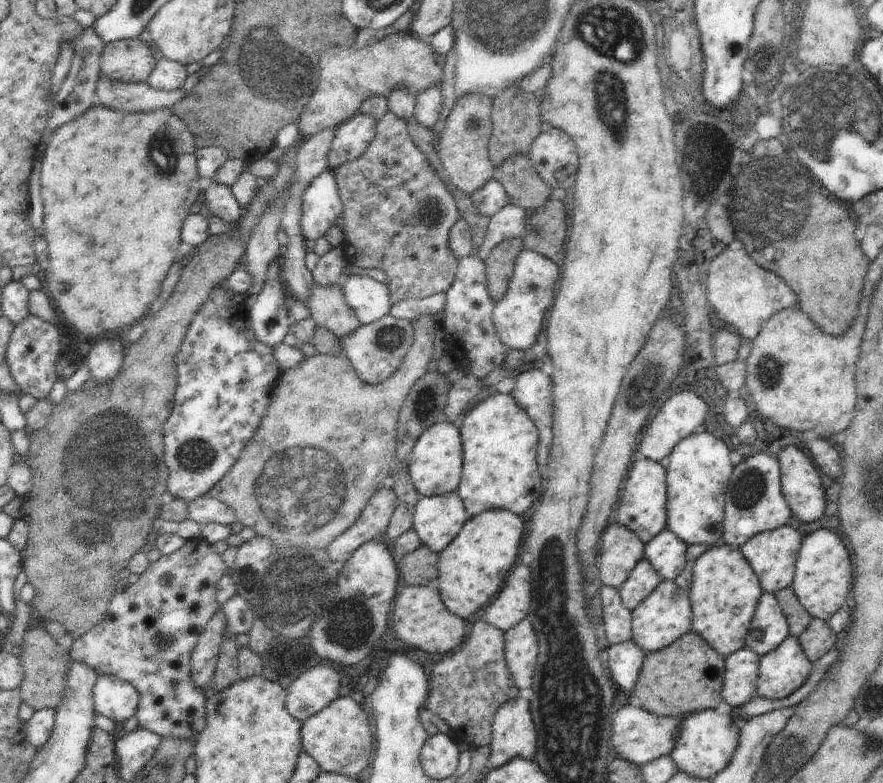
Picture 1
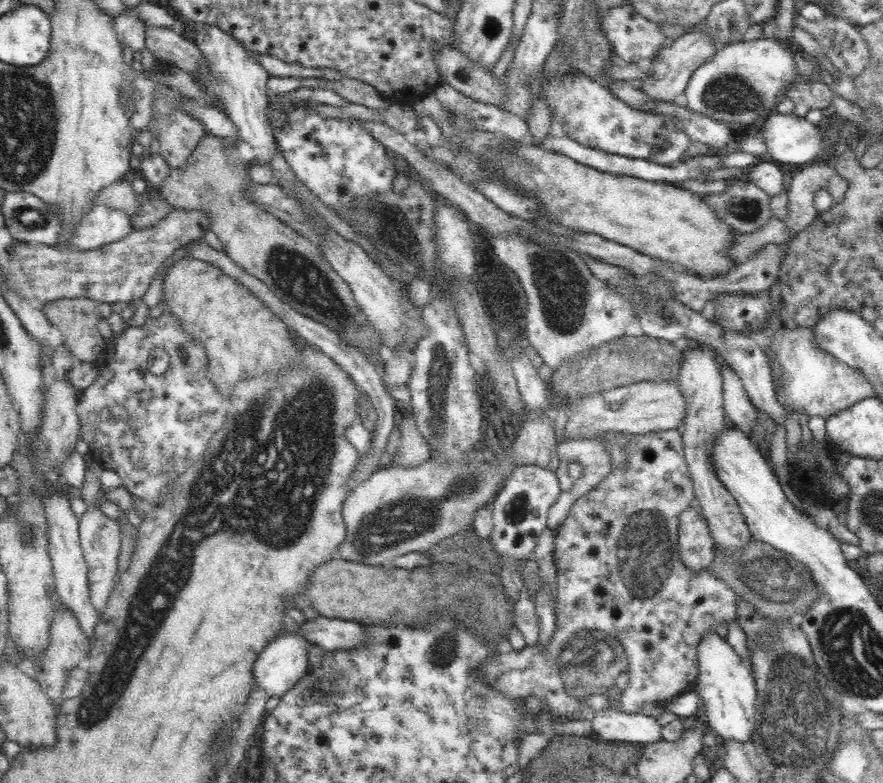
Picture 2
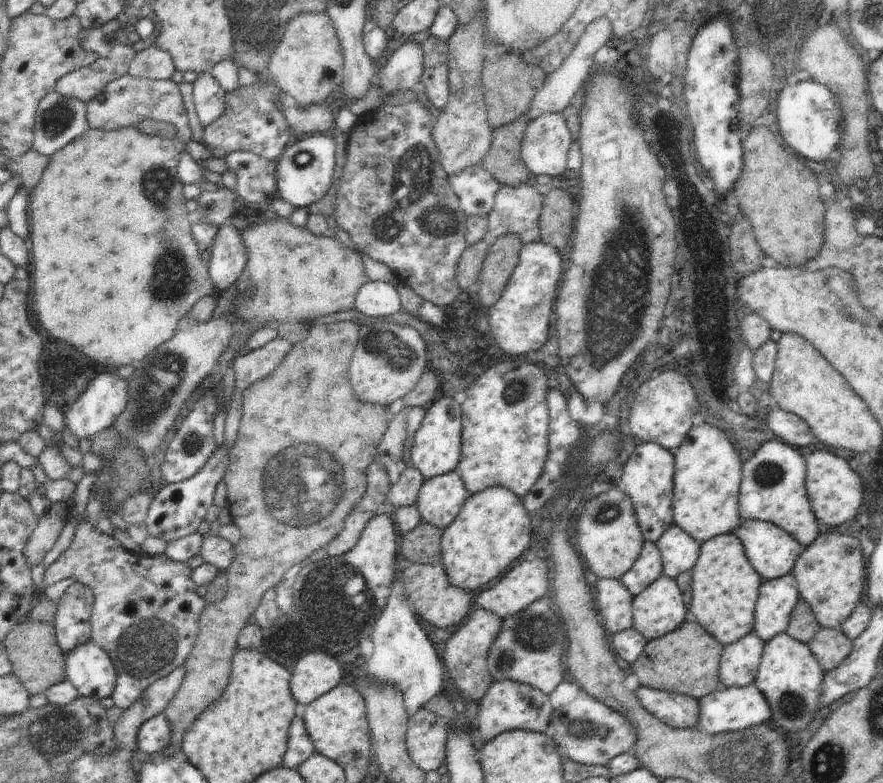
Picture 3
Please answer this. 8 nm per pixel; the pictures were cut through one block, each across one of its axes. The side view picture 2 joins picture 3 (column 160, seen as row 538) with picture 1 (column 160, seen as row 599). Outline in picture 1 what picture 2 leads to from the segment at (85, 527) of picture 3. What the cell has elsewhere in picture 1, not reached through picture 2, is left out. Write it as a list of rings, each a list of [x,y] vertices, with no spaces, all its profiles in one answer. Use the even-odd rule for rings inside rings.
[[[199,536],[186,540],[176,552],[161,555],[156,562],[151,562],[135,584],[114,594],[102,622],[73,642],[69,649],[72,662],[90,666],[98,677],[115,676],[134,685],[140,694],[135,717],[141,729],[148,729],[164,738],[181,735],[192,742],[197,741],[206,728],[207,702],[205,688],[196,686],[190,678],[190,659],[200,635],[220,609],[216,601],[217,585],[228,572],[222,553],[217,553],[204,538]]]

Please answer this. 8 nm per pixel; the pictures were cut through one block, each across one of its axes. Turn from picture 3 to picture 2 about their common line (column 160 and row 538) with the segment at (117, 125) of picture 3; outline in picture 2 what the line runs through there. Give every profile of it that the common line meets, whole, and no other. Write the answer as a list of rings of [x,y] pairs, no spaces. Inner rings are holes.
[[[96,505],[86,509],[78,519],[79,541],[88,567],[89,597],[94,609],[102,613],[118,580],[117,558],[121,549],[120,523],[108,518]]]

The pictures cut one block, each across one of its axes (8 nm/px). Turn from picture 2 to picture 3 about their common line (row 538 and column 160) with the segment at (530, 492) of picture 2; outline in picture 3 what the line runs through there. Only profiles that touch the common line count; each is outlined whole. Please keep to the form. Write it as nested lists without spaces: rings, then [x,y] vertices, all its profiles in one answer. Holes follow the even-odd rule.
[[[226,442],[217,447],[206,464],[192,478],[179,483],[166,484],[160,488],[147,512],[146,524],[149,535],[163,538],[166,542],[195,533],[205,519],[207,510],[213,505],[217,486],[222,482],[229,461]]]

